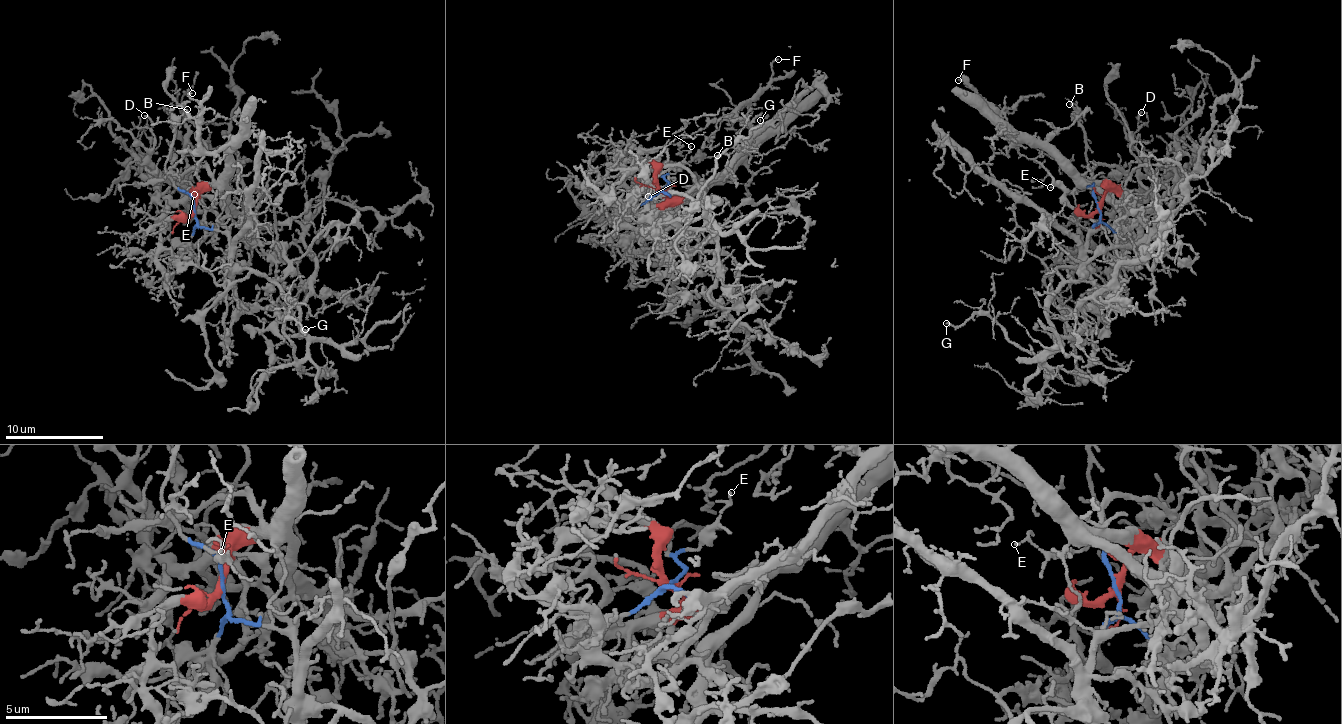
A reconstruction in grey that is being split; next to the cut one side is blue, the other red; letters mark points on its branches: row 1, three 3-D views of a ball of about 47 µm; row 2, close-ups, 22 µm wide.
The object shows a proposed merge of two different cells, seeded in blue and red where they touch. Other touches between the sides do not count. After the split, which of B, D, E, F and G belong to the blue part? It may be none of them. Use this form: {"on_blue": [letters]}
{"on_blue": ["B", "E", "G"]}

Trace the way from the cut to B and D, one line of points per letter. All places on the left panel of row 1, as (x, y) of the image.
B: (193, 211), (193, 199), (173, 184), (164, 167), (174, 133), (188, 110)
D: (193, 211), (195, 193), (180, 201), (168, 200), (159, 190), (157, 170), (149, 156), (152, 122), (144, 115)

